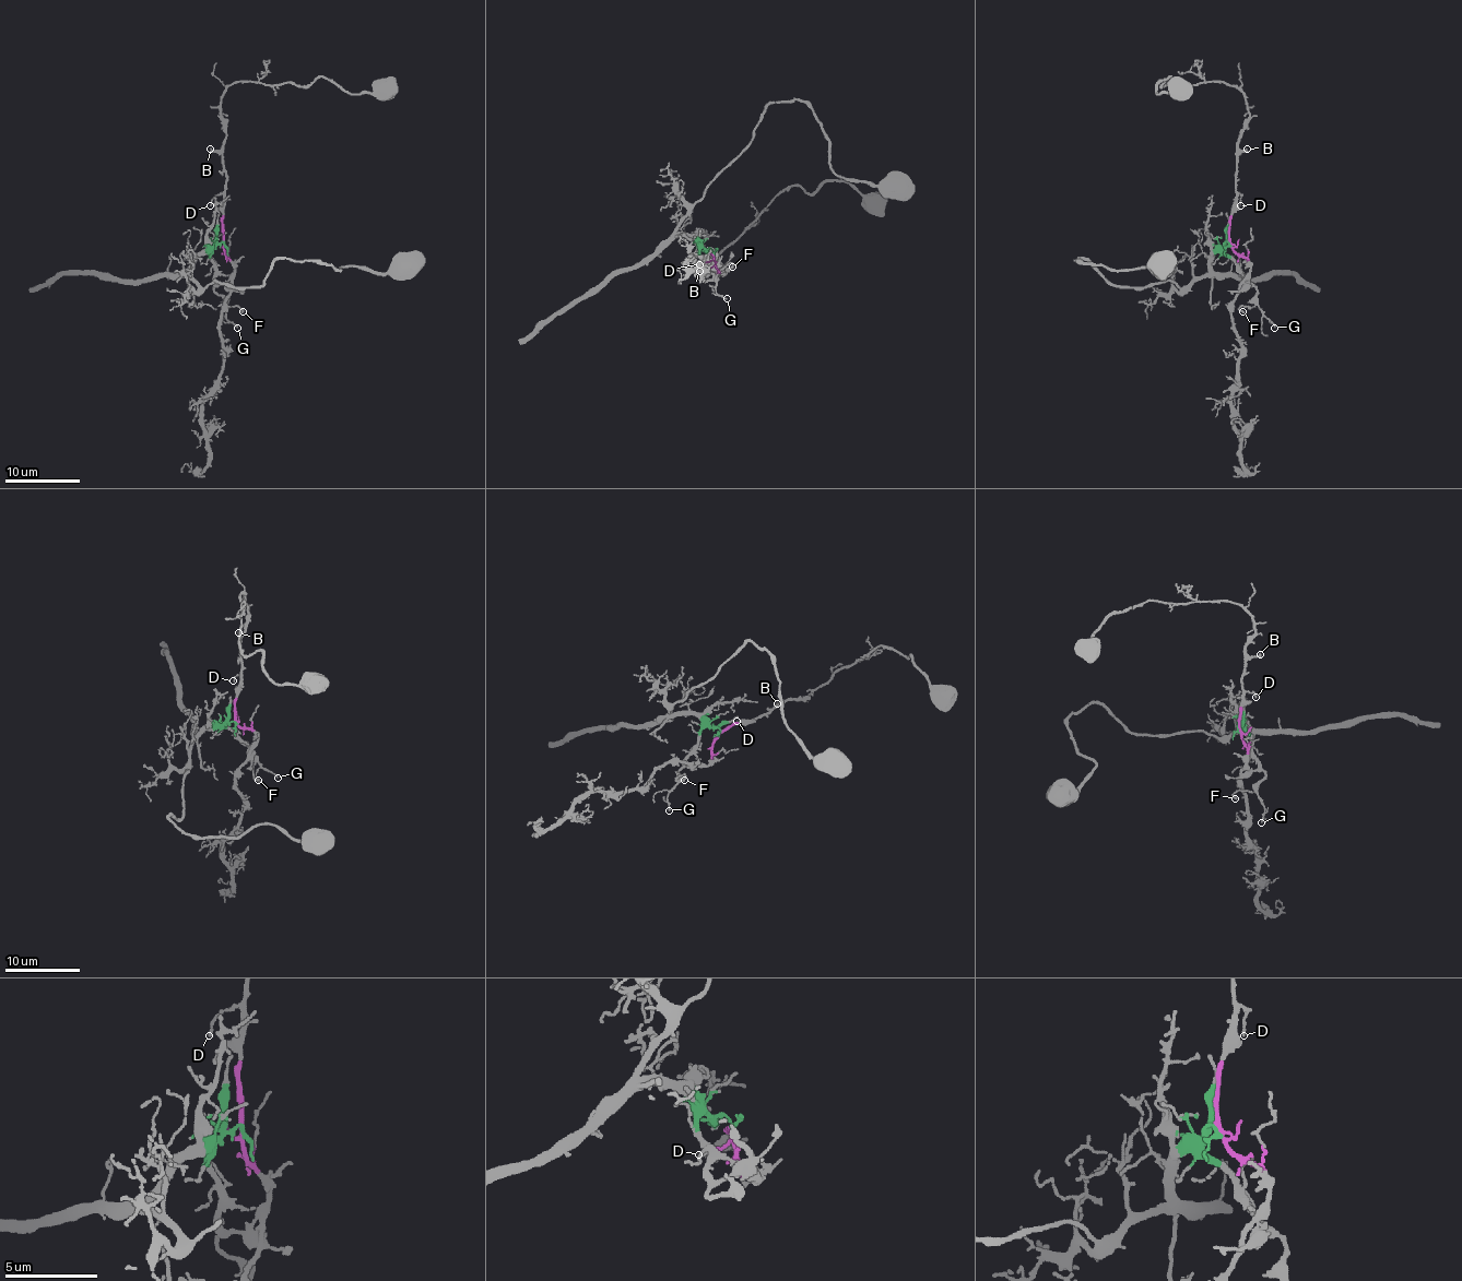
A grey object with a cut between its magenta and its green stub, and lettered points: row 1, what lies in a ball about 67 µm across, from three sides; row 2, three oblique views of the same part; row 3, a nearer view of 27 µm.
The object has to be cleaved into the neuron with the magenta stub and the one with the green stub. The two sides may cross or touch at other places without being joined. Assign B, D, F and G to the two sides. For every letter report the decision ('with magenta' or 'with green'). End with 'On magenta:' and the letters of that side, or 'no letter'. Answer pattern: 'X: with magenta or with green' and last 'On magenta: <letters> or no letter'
B: with magenta
D: with magenta
F: with green
G: with green
On magenta: B, D

